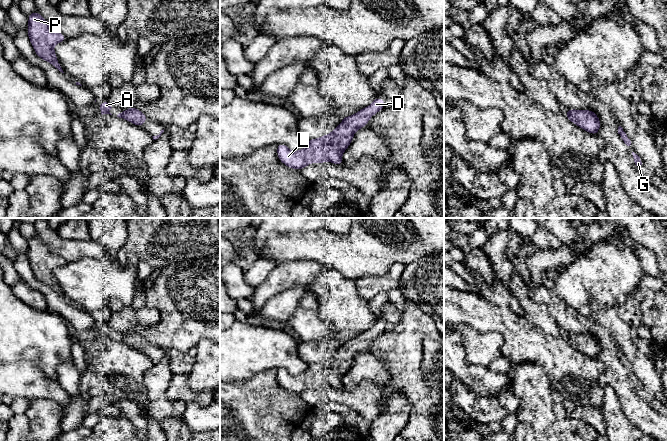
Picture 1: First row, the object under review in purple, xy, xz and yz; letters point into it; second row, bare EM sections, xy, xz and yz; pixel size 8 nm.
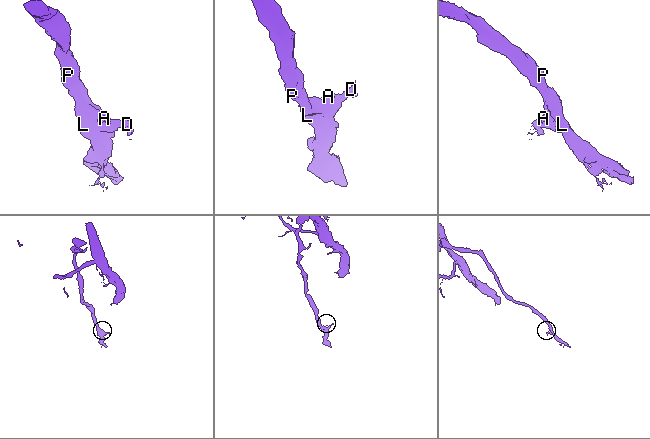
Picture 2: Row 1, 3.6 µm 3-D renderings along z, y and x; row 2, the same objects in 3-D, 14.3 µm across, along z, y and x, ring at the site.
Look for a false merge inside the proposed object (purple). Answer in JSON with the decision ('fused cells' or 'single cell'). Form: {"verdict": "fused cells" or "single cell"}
{"verdict": "fused cells"}

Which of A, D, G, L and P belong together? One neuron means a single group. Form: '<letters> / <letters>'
A / D G L P

